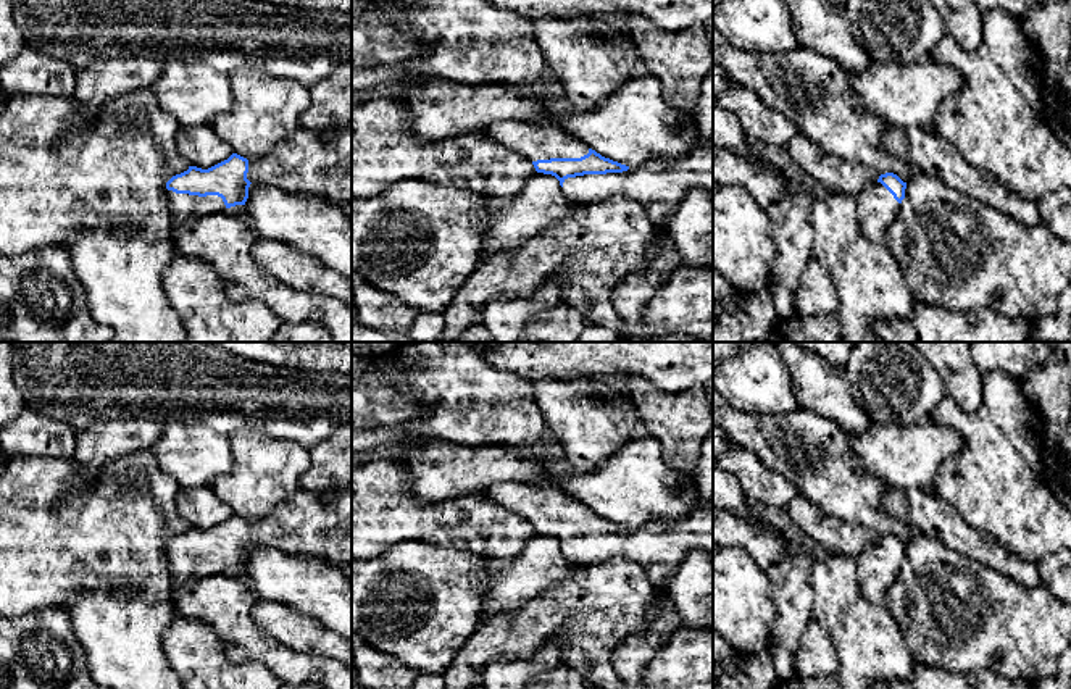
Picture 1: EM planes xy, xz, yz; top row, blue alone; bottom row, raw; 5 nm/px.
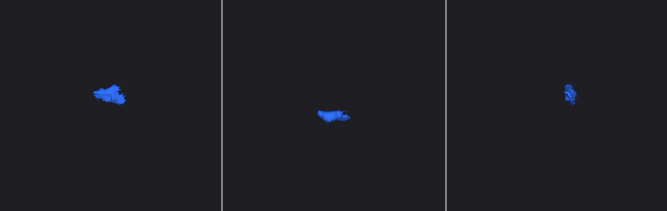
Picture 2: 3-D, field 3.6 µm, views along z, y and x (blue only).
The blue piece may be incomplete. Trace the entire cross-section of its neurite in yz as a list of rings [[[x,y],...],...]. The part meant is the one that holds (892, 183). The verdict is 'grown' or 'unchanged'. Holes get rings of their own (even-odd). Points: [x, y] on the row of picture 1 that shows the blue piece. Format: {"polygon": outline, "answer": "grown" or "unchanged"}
{"polygon": [[[886,173],[855,195],[861,232],[868,240],[884,244],[887,228],[905,198],[905,189],[906,182],[897,174]]], "answer": "grown"}

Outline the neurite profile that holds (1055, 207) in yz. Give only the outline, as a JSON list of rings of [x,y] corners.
[[[1071,187],[1045,194],[1037,207],[1042,223],[1061,240],[1071,244]]]

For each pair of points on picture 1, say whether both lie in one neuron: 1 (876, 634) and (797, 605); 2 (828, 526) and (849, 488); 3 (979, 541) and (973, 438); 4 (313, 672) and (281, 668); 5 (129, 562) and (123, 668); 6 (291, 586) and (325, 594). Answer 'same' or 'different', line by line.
1: different
2: different
3: different
4: same
5: same
6: same

